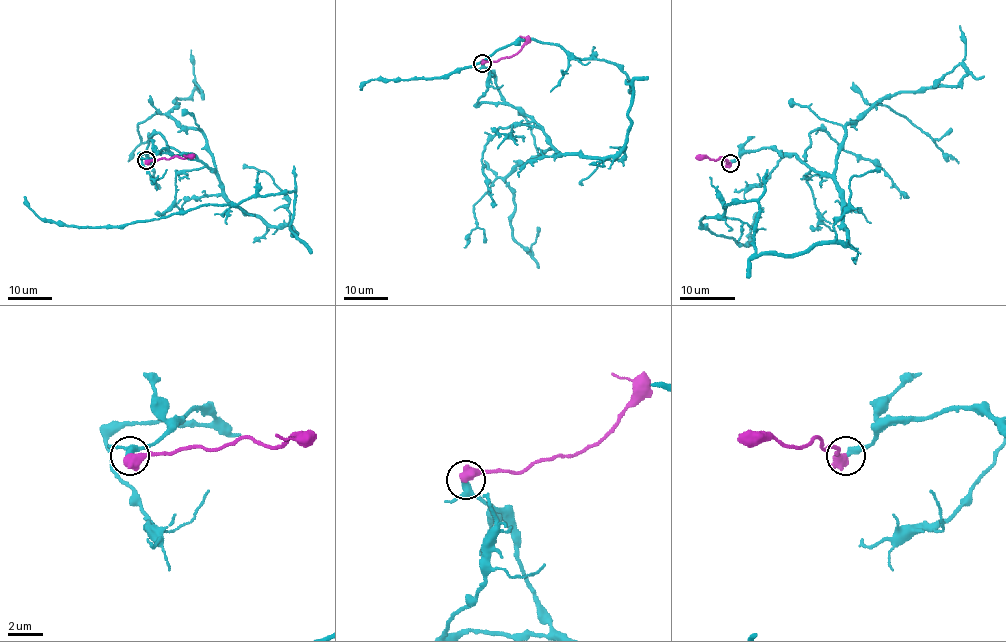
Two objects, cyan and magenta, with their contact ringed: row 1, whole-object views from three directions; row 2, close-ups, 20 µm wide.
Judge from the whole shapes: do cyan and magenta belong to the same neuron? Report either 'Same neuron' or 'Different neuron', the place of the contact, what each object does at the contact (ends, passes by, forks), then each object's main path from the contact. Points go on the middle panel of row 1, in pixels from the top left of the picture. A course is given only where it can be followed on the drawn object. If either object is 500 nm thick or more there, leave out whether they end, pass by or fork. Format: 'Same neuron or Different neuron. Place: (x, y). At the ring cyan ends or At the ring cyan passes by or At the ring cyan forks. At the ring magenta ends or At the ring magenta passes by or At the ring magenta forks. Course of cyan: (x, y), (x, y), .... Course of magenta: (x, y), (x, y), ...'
Same neuron. Place: (482, 63). Course of cyan: (482, 63), (558, 151), (604, 158), (623, 147), (631, 81), (532, 39), (448, 74), (360, 90). Course of magenta: (482, 63), (515, 54), (525, 40), (520, 36)

